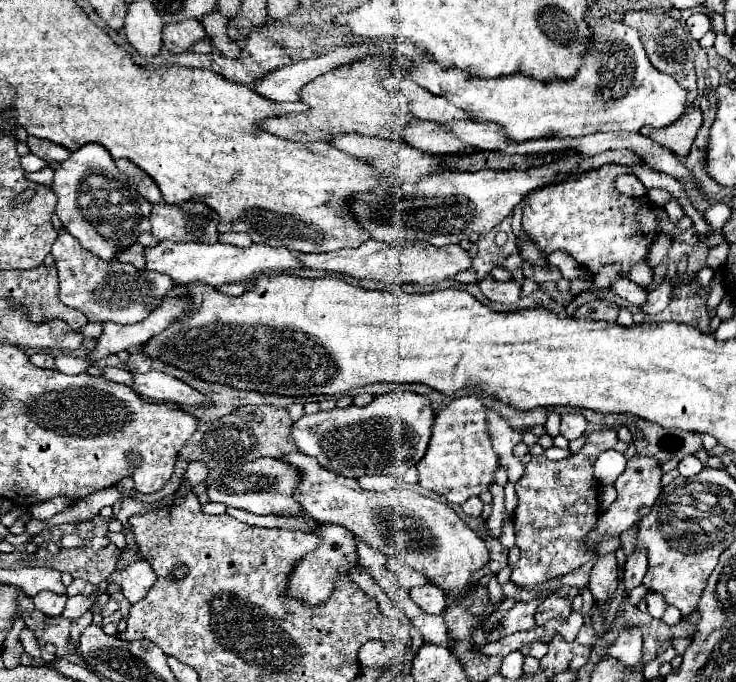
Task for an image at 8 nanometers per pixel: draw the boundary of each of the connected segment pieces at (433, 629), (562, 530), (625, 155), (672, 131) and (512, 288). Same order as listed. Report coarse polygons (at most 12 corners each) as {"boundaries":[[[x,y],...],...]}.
{"boundaries":[[[409,598],[401,602],[425,644],[451,648],[445,614],[425,613]],[[613,428],[515,484],[515,586],[539,586],[591,560],[599,520],[593,462]],[[613,150],[603,152],[603,164],[615,162],[623,166],[645,164],[635,152]],[[689,104],[677,122],[639,132],[675,154],[687,156],[699,128],[701,110]],[[491,276],[479,282],[479,288],[493,302],[515,304],[519,284],[497,282]]]}

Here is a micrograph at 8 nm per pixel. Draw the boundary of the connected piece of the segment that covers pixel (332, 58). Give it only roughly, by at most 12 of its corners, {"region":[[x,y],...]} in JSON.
{"region":[[373,46],[329,54],[277,68],[255,90],[275,102],[297,102],[305,82],[335,66],[369,56]]}

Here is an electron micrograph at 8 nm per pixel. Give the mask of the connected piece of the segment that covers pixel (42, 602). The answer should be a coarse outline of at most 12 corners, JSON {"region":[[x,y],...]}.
{"region":[[39,592],[33,604],[45,616],[61,616],[65,594]]}

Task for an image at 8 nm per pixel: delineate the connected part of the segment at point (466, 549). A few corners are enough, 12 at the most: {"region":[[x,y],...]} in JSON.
{"region":[[301,452],[295,498],[457,594],[485,542],[447,504],[363,490]]}

